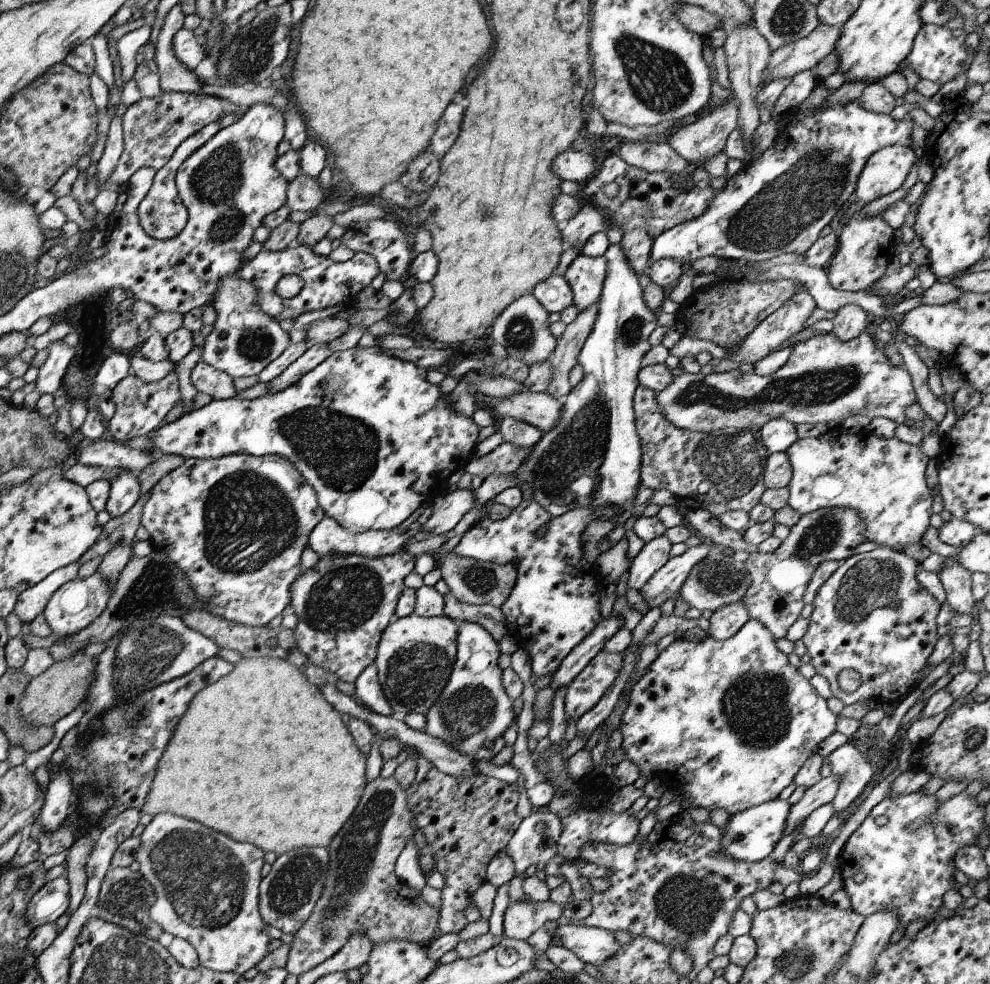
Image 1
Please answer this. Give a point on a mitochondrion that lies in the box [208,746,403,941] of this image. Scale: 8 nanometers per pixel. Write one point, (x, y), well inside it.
(295, 883)

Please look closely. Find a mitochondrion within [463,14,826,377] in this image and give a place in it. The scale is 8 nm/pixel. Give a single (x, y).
(658, 79)

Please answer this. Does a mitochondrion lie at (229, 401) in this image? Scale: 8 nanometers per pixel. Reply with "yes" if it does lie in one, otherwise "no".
no

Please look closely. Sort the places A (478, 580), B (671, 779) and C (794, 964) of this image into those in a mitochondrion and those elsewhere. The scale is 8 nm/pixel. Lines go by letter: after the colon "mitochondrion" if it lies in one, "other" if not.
A: mitochondrion
B: other
C: mitochondrion

